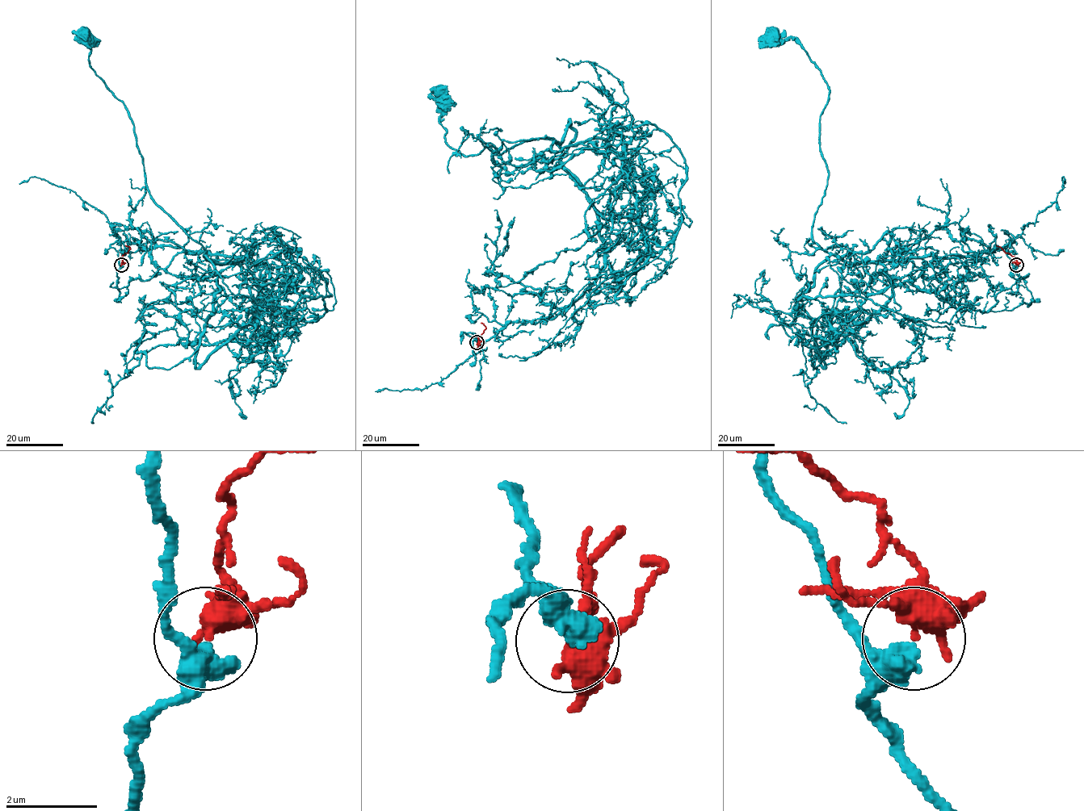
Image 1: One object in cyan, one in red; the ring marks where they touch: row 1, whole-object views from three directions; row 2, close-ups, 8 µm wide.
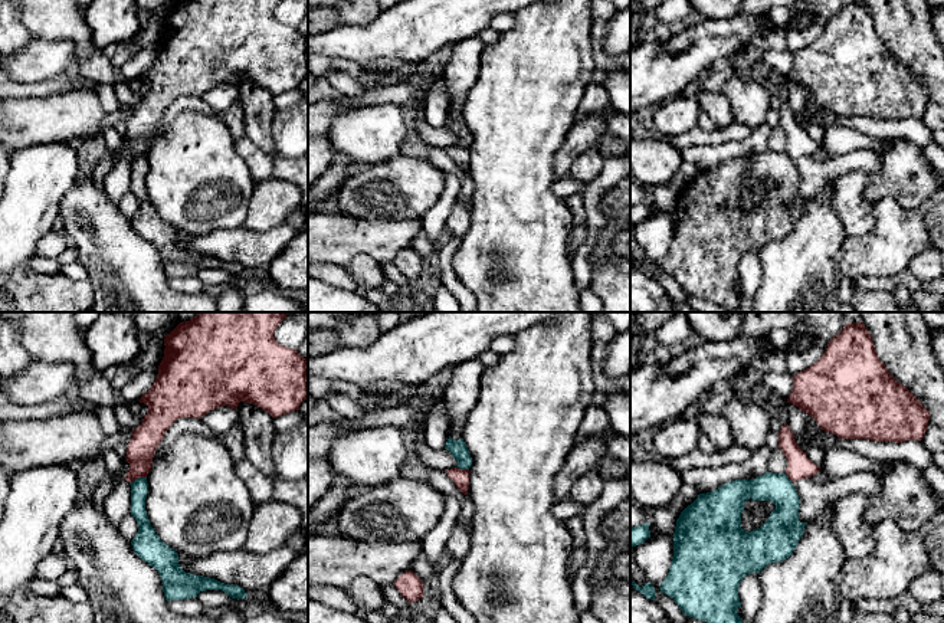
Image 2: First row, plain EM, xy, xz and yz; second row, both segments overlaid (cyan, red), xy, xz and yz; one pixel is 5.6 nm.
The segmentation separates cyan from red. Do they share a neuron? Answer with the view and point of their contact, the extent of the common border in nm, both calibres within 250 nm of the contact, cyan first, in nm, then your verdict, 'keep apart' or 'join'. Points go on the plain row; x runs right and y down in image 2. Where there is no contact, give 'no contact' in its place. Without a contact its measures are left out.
xy (138, 156) | 100 nm | 100/160 nm | keep apart

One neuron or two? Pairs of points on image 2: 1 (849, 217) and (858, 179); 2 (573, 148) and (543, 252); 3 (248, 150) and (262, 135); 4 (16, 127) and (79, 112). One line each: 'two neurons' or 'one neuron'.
1: one neuron
2: two neurons
3: two neurons
4: one neuron

